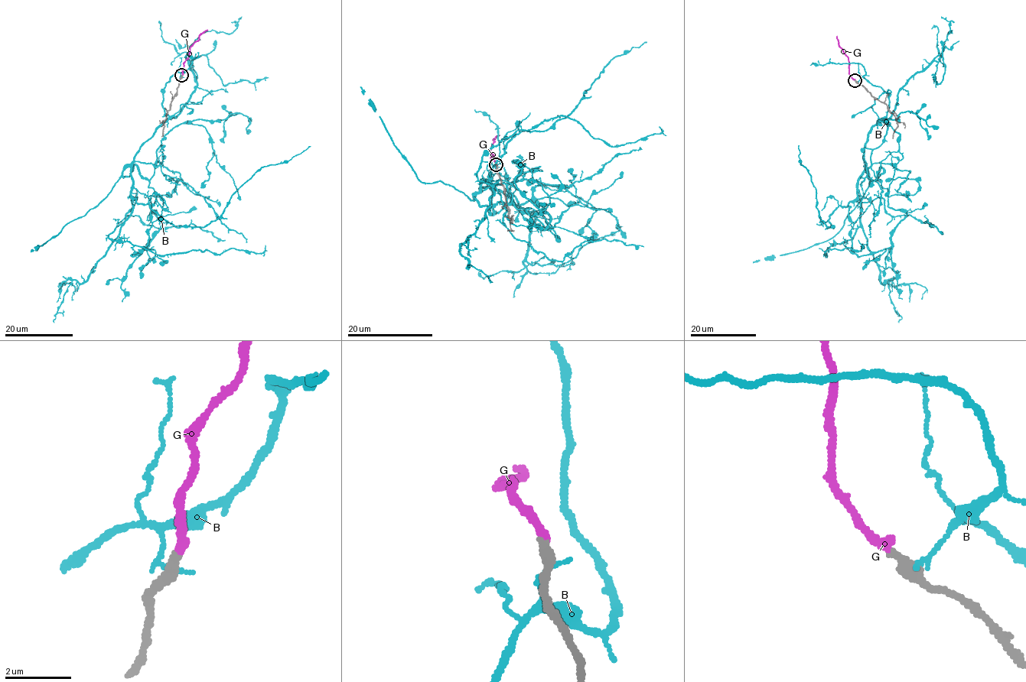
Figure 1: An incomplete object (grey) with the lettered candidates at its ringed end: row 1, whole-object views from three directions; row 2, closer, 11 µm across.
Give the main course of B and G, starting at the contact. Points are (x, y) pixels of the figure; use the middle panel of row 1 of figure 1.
B: (496, 168), (496, 212), (507, 199), (477, 175), (517, 130), (567, 116), (612, 147), (659, 127)
G: (496, 164), (490, 157), (493, 157), (490, 148), (499, 134)

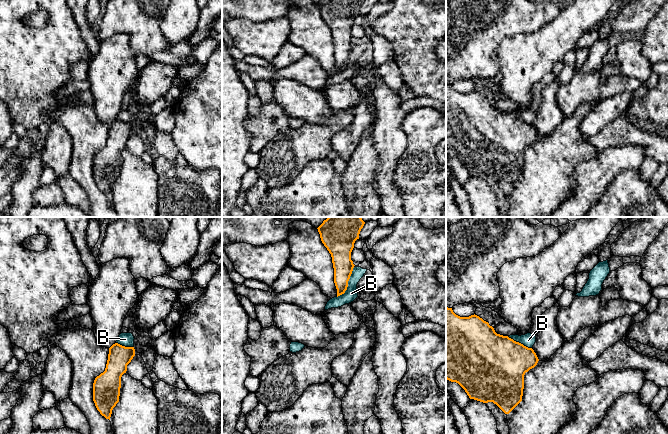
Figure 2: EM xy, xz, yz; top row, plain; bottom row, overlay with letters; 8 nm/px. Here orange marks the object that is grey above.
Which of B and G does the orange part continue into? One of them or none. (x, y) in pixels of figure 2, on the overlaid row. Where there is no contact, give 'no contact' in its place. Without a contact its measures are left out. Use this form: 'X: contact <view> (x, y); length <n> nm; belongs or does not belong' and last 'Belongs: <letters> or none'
B: contact xz (347, 283); length 280 nm; does not belong
G: no contact; belongs
Belongs: G

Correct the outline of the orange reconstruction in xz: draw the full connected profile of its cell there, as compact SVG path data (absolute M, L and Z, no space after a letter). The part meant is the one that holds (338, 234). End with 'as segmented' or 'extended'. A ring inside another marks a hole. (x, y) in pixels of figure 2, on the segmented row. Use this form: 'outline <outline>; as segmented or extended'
outline M328 217L317 228L322 243L332 257L337 297L347 290L355 266L351 252L364 224L361 217Z; as segmented

